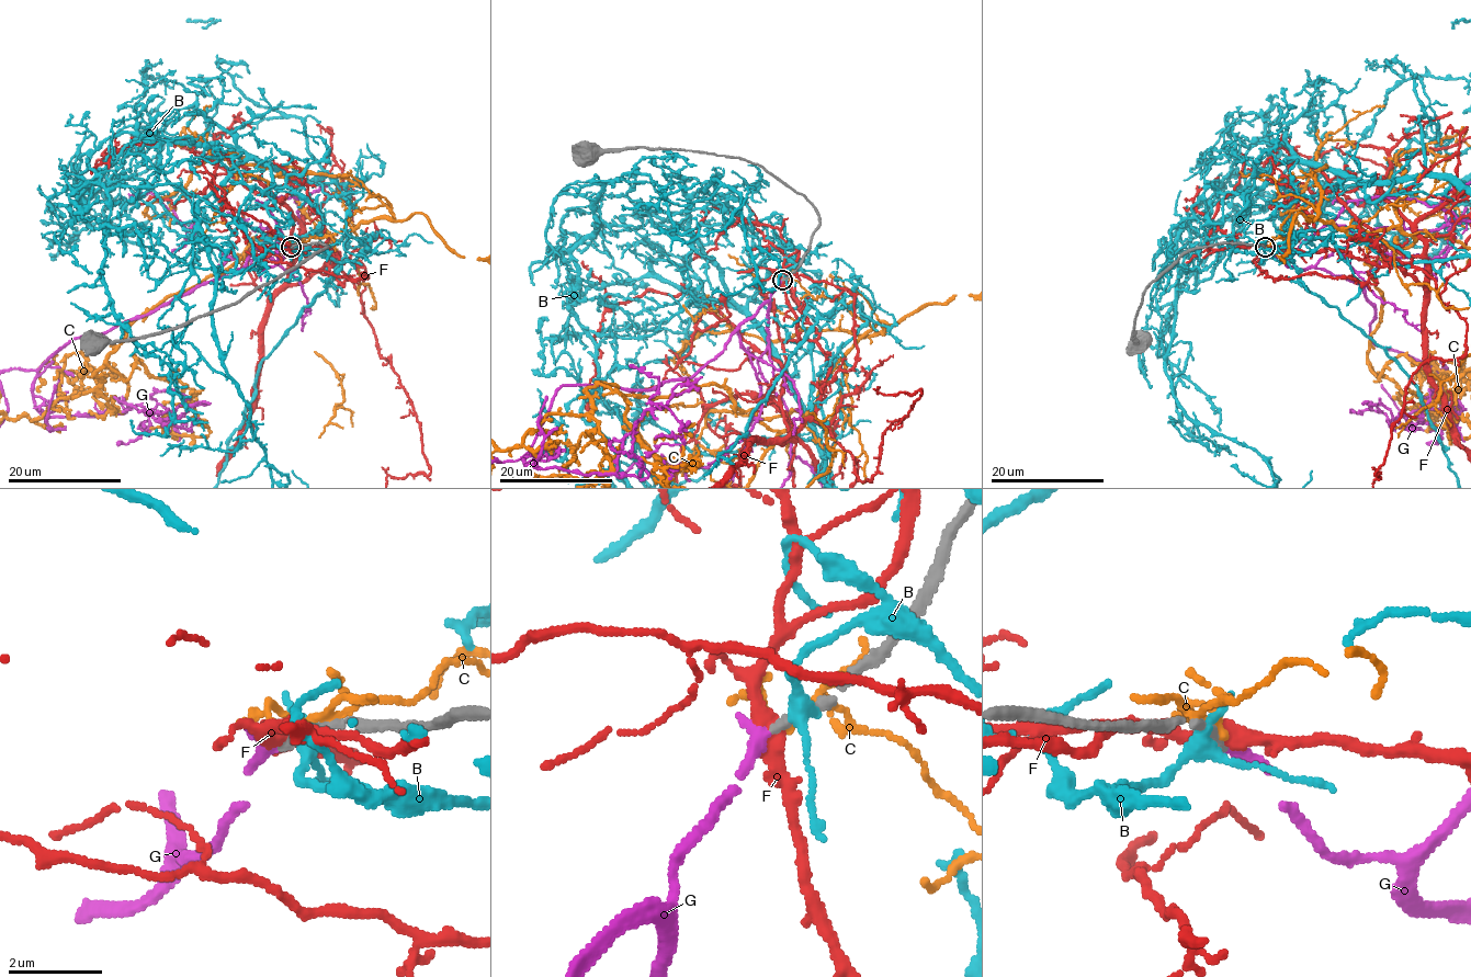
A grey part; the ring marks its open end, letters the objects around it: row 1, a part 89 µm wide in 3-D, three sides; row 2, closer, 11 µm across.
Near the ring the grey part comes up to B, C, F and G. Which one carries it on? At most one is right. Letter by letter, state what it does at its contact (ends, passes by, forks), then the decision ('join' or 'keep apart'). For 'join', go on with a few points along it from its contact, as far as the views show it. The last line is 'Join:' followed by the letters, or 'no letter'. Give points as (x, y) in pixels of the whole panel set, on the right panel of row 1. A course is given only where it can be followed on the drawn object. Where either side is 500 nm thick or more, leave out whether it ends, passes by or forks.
B: it passes by; keep apart
C: it forks there; keep apart
F: it passes by; keep apart
G: it ends there; join
Join: G

